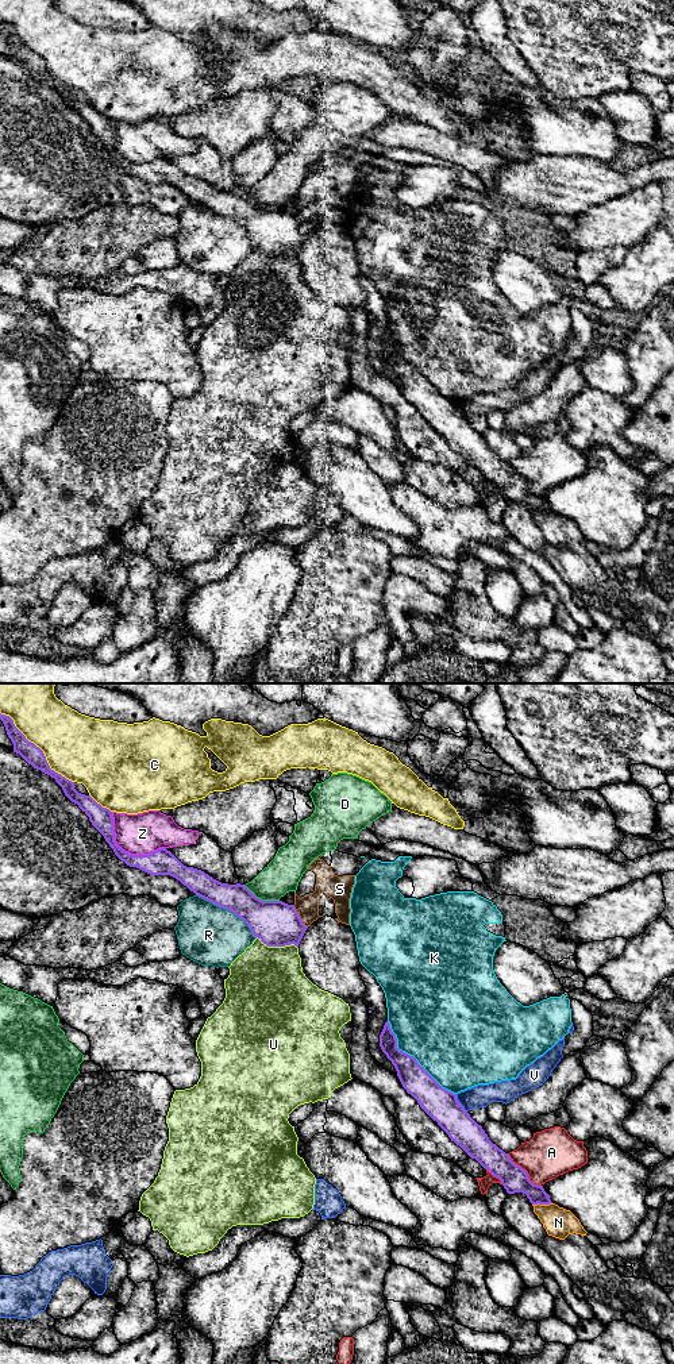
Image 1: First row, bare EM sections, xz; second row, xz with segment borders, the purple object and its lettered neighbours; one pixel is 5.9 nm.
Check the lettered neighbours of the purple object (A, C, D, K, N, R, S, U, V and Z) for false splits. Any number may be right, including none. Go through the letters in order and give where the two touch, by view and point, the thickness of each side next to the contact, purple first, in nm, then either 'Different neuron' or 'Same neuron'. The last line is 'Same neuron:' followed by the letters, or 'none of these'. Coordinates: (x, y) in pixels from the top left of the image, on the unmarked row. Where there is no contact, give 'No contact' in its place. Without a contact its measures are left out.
A: Touches purple at xz (526, 480). Thickness 160 nm (purple) against 280 nm. Different neuron
C: Touches purple at xz (39, 57). Thickness 110 nm (purple) against 400 nm. Different neuron
D: Touches purple at xz (261, 208). Thickness 280 nm (purple) against 220 nm. Different neuron
K: Touches purple at xz (412, 365). Thickness 170 nm (purple) against 500 nm. Different neuron
N: Touches purple at xz (542, 512). Thickness 160 nm (purple) against 180 nm. Different neuron
R: Touches purple at xz (228, 218). Thickness 240 nm (purple) against 360 nm. Different neuron
S: Touches purple at xz (299, 224). Thickness 280 nm (purple) against 140 nm. Different neuron
U: Touches purple at xz (277, 254). Thickness 280 nm (purple) against 460 nm. Different neuron
V: Touches purple at xz (459, 412). Thickness 190 nm (purple) against 140 nm. Different neuron
Z: Touches purple at xz (124, 160). Thickness 160 nm (purple) against 240 nm. Different neuron
Same neuron: none of these

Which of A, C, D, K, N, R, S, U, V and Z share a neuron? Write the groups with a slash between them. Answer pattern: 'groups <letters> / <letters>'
groups A / C / D / K / N / R / S / U / V / Z

